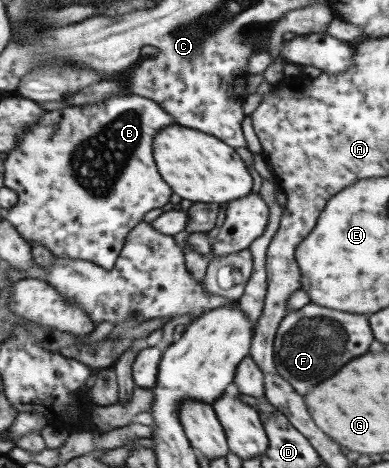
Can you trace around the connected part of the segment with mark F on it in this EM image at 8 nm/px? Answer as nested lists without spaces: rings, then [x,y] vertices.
[[[307,303],[301,309],[288,311],[279,322],[272,343],[274,368],[299,395],[305,395],[313,385],[321,383],[353,359],[353,355],[363,355],[371,341],[373,335],[363,315],[339,313]]]

